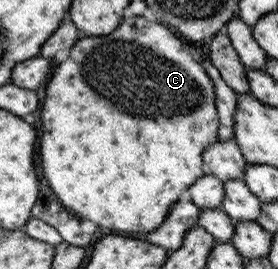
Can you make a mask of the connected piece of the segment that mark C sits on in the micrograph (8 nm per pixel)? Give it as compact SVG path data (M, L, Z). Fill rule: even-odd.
M124 17L119 26L101 37L80 36L69 52L56 58L55 64L61 62L57 68L53 68L51 78L45 86L45 98L41 102L41 138L39 138L39 158L41 158L41 170L43 178L47 180L49 188L71 214L77 214L81 220L91 220L96 224L100 232L151 232L159 228L169 212L169 208L187 194L191 184L201 178L206 172L201 152L217 142L219 127L215 108L215 90L212 81L205 73L204 67L197 62L187 50L183 50L180 38L175 36L168 26L160 22L148 21L143 17Z

